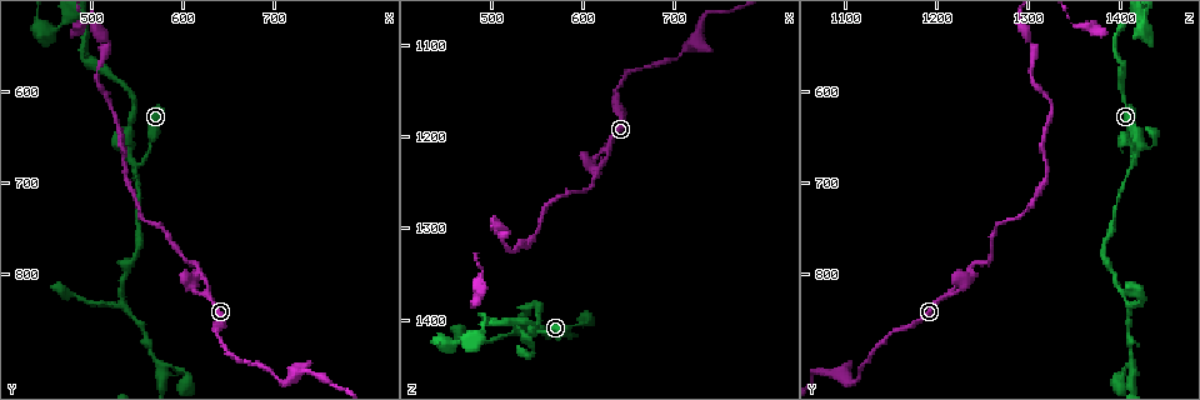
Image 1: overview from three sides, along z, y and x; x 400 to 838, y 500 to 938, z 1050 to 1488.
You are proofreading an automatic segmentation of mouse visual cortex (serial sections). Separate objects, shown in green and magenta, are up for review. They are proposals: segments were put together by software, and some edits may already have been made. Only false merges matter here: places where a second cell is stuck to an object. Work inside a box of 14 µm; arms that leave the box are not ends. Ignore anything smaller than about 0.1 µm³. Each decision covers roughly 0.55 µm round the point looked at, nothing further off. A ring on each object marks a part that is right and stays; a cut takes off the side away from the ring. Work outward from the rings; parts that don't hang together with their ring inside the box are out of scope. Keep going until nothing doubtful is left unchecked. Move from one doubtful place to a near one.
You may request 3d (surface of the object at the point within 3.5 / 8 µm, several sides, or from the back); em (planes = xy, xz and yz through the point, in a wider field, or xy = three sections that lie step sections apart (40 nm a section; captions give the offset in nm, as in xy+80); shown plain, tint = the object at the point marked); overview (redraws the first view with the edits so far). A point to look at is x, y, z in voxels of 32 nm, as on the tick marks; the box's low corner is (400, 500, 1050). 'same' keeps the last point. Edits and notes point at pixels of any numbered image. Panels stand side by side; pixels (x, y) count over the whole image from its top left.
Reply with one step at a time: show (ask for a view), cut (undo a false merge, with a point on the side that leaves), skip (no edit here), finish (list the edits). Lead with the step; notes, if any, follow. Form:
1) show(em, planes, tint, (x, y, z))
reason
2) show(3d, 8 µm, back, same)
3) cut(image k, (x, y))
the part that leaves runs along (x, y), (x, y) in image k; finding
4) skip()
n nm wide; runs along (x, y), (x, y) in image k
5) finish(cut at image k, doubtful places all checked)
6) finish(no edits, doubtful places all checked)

show(3d, 3.5 µm, back, (615, 785, 1240))

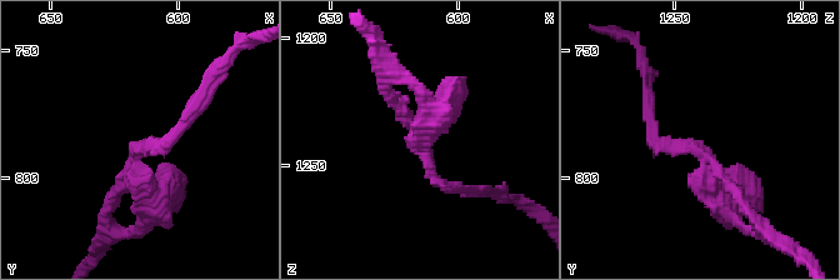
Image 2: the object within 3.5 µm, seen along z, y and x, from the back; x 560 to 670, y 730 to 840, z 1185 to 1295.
show(em, xy, step 3, tint, (615, 789, 1241))
arms of 150, 350 nm; now the EM

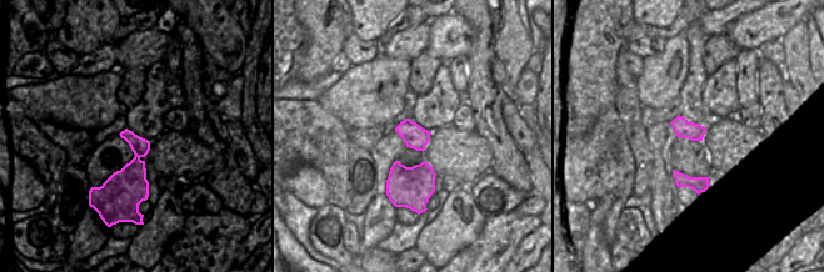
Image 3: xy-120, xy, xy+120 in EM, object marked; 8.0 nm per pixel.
skip()
all the same cell

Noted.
show(3d, 3.5 µm, back, (555, 685, 1415))
abrupt turn

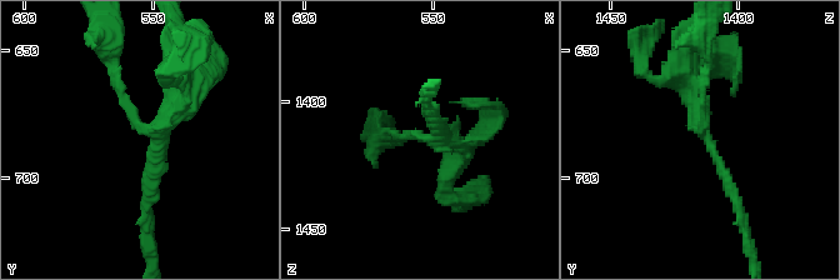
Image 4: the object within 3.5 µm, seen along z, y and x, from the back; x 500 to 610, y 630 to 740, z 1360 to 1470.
show(em, xy, step 5, tint, (551, 681, 1415))
3 arms; arms of 100, 150, 250 nm; need the tissue

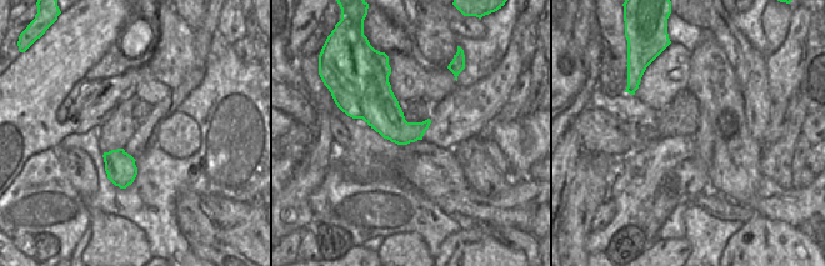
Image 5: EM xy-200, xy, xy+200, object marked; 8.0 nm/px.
show(em, planes, tint, same)
cut it another way

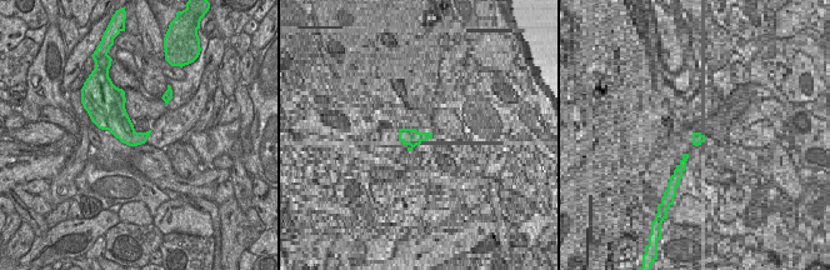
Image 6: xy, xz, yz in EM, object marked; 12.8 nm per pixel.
skip()
280 nm wide; runs along (391, 131), (441, 138), (461, 154) in image 4; all the same cell

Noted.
show(3d, 3.5 µm, (535, 830, 1405))
three arms meet

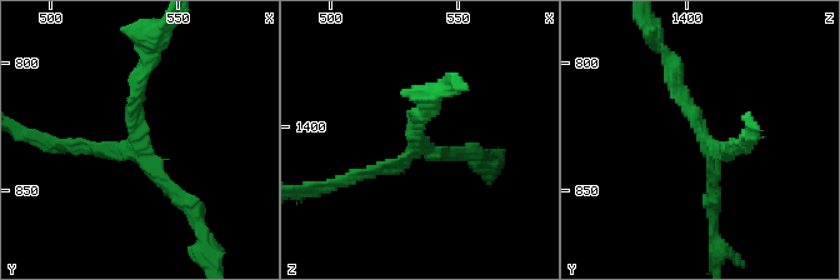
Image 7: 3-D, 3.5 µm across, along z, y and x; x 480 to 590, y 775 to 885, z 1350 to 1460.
show(em, xy, step 5, tint, (533, 828, 1406))
3 arms; arms of 150, 150, 200 nm; now the EM

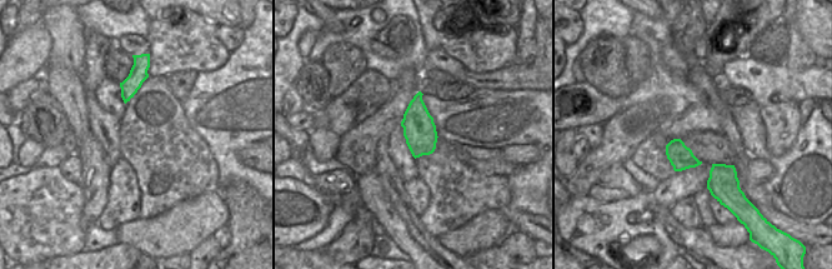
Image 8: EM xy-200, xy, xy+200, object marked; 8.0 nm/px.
skip()
runs along (145, 65), (138, 153), (188, 203) in image 7; one cell here

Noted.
show(3d, 3.5 µm, (490, 550, 1400))

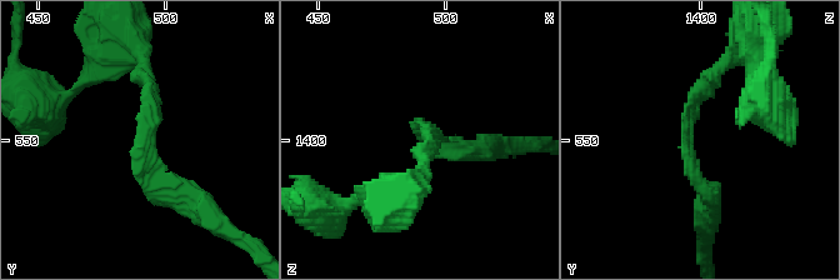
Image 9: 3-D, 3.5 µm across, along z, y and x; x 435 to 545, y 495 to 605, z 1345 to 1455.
show(em, xy, step 2, tint, (492, 549, 1396))
need the tissue

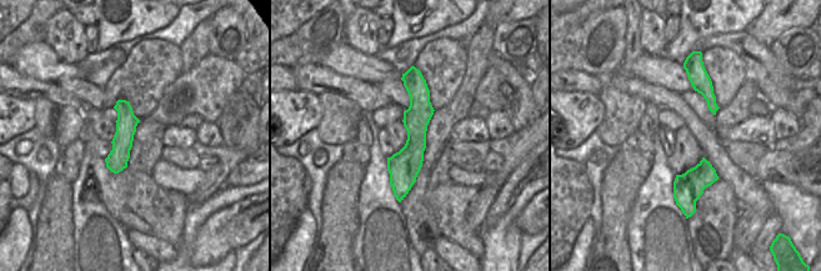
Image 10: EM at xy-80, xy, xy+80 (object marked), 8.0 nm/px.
skip()
runs along (176, 194), (141, 175), (145, 68) in image 9; all the same cell

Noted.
finish(no edits, doubtful places all checked)

